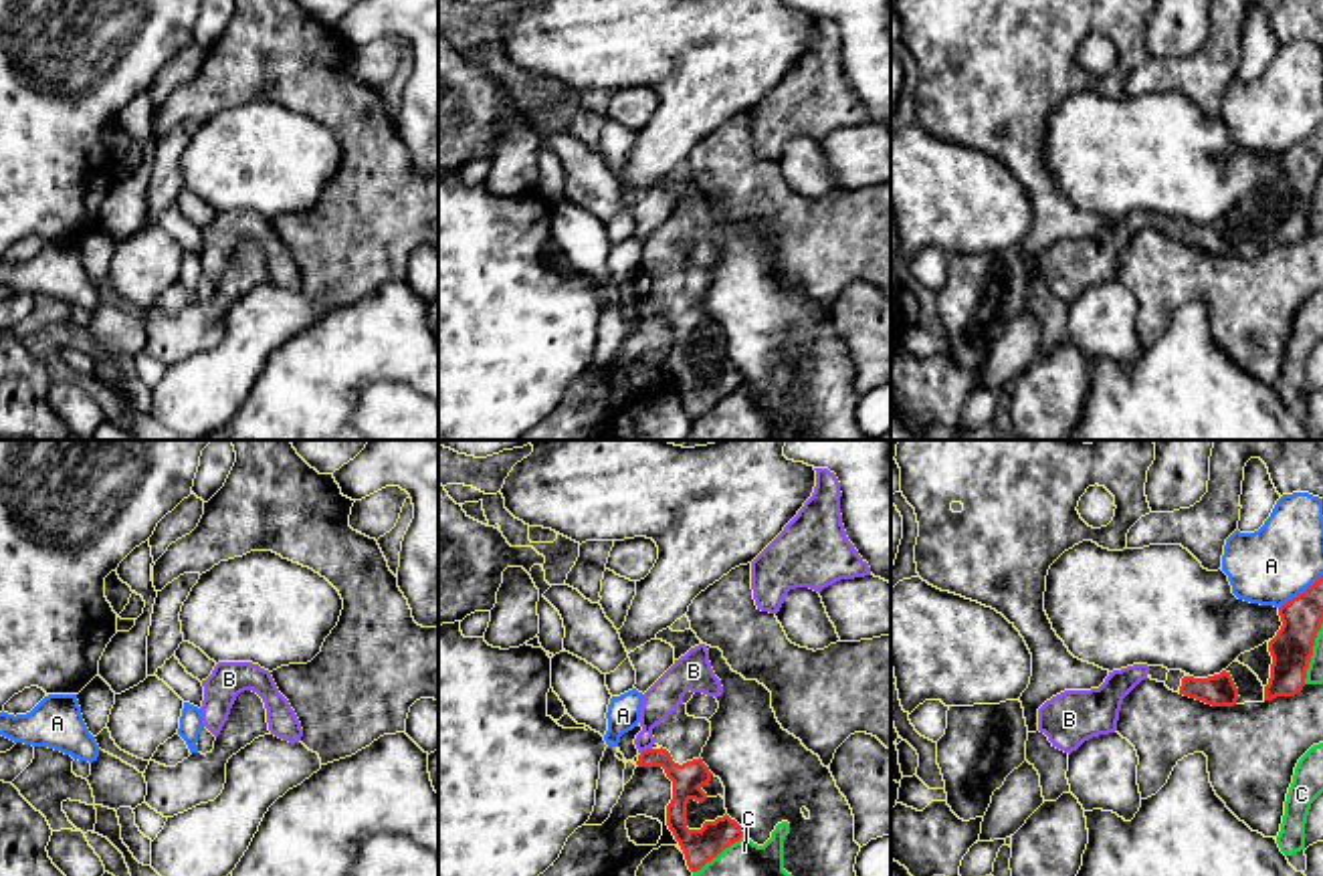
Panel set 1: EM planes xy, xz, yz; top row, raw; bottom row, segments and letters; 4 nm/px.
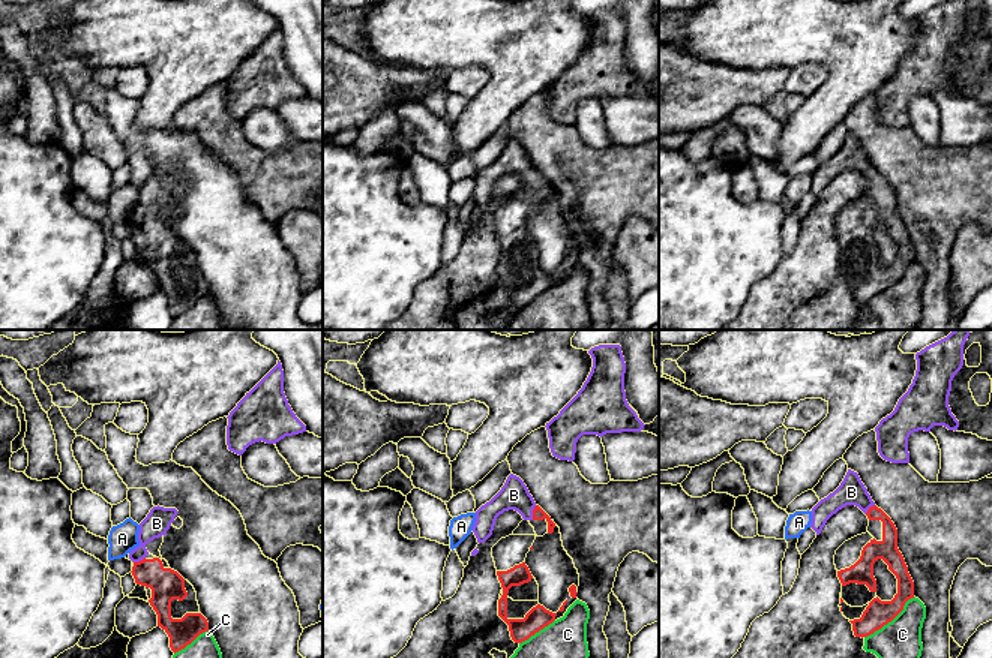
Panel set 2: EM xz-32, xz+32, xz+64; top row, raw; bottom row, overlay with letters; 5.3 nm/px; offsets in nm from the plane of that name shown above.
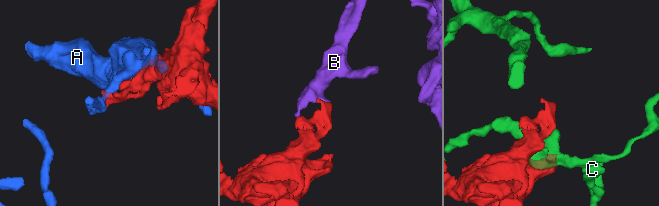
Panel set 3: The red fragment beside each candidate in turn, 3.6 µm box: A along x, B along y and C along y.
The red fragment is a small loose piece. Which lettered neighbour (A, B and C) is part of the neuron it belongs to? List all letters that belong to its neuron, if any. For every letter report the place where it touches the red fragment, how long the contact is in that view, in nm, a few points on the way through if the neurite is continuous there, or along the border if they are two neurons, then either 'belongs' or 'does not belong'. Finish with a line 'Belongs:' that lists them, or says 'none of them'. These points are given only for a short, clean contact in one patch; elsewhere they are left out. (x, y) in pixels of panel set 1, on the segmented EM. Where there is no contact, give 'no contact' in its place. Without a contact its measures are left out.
A: contact yz (1299, 594); length 220 nm; does not belong
B: contact xz (647, 749); length 50 nm; belongs
C: contact xz (718, 854); length 240 nm; does not belong
Belongs: B

